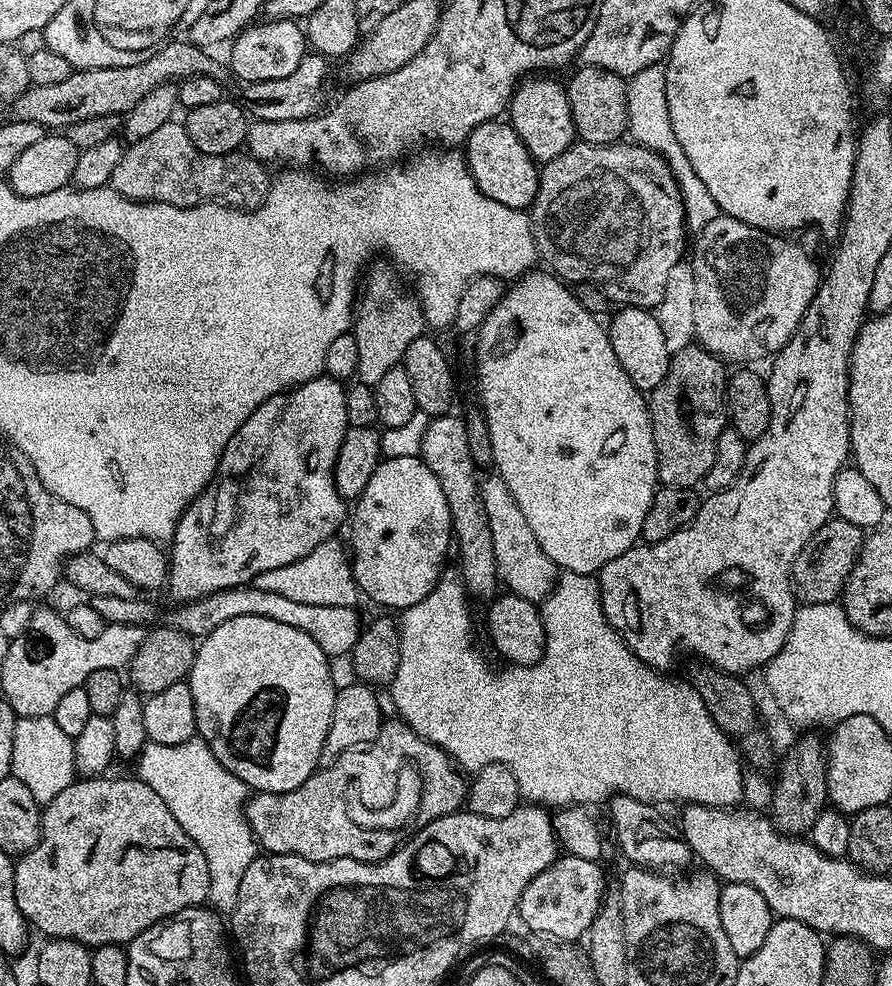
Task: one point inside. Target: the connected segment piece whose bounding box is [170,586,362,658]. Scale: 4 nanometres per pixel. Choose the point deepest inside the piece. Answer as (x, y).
(336, 628)

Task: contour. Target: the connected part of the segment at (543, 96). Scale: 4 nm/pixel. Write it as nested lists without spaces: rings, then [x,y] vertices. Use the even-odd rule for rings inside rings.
[[[536,78],[525,79],[513,92],[511,101],[506,109],[506,116],[512,125],[512,129],[518,134],[518,138],[522,138],[526,150],[530,150],[533,158],[537,162],[547,162],[558,158],[558,154],[562,154],[567,148],[572,147],[577,139],[576,127],[574,126],[574,118],[570,114],[570,98],[568,97],[567,87],[561,81],[559,84],[556,80],[532,79]]]

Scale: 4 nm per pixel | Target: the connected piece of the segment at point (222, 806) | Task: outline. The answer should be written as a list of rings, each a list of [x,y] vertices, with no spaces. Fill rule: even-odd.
[[[193,738],[178,746],[149,743],[138,757],[138,778],[166,802],[166,810],[174,814],[178,826],[194,838],[194,846],[206,858],[210,870],[210,890],[207,903],[217,914],[230,914],[238,906],[238,890],[246,866],[258,855],[256,836],[244,817],[244,806],[250,799],[250,789],[218,762],[206,741]]]

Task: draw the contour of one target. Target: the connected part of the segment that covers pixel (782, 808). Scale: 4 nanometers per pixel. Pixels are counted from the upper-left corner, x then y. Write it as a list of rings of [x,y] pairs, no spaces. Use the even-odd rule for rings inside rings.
[[[804,734],[800,741],[789,750],[780,764],[780,777],[772,792],[772,812],[770,819],[779,832],[785,836],[803,837],[811,833],[814,818],[822,814],[829,803],[828,799],[828,762],[826,748],[819,735]]]

